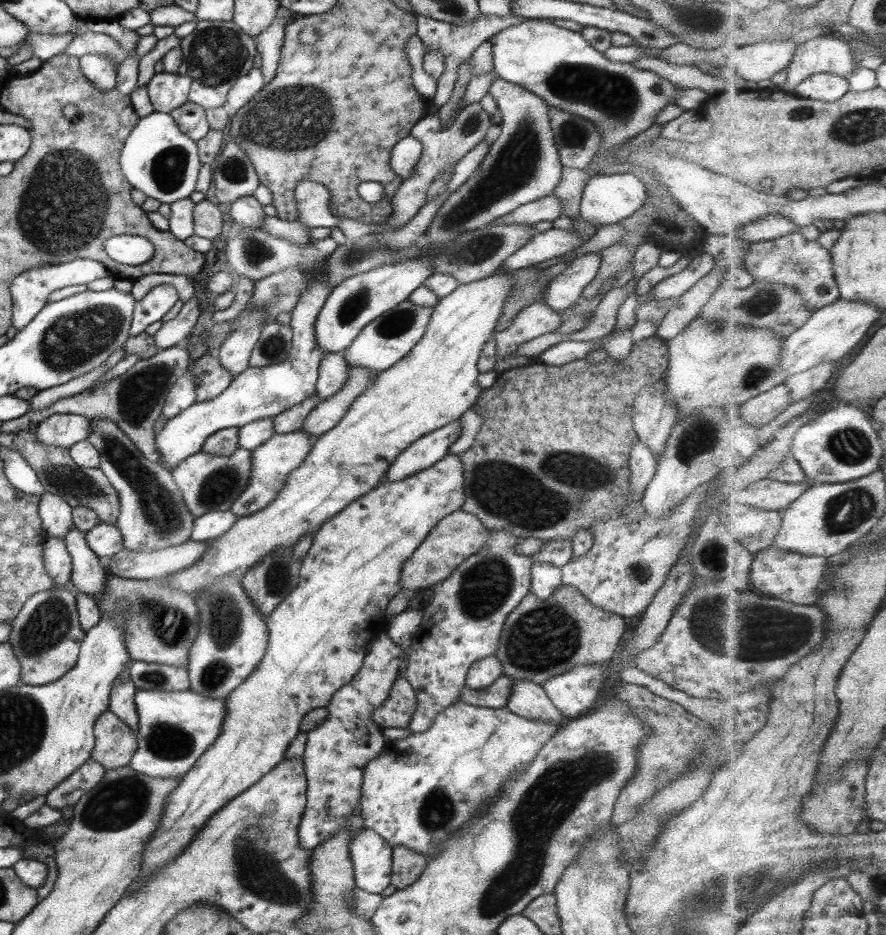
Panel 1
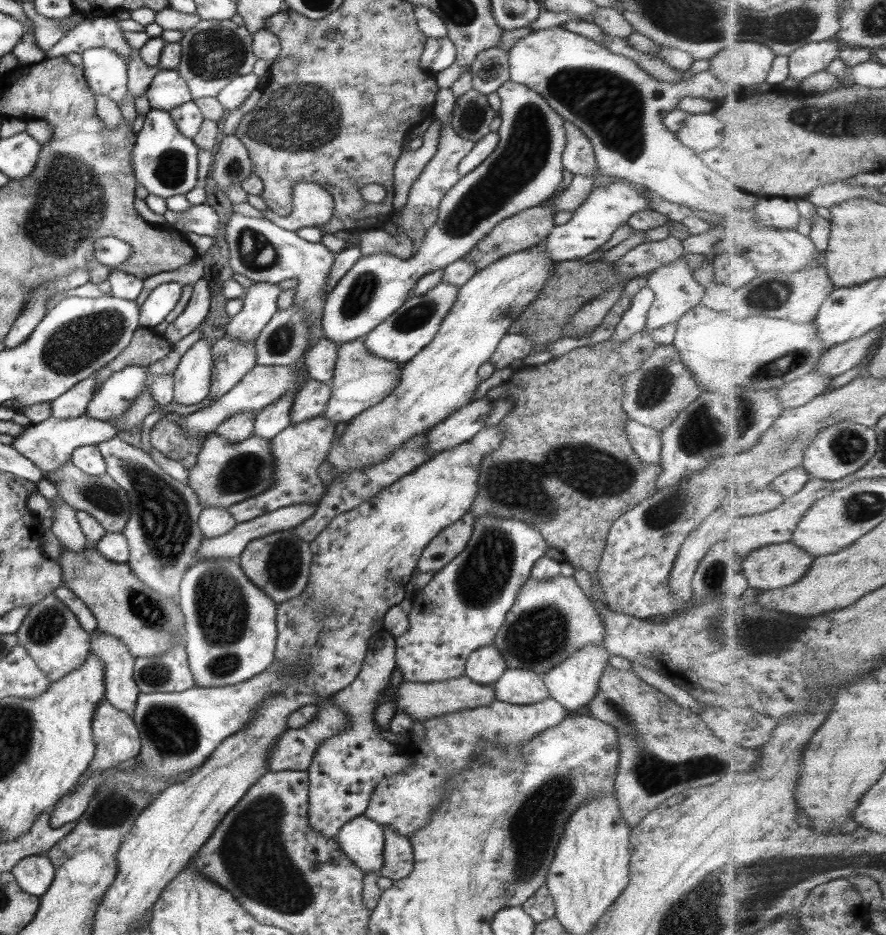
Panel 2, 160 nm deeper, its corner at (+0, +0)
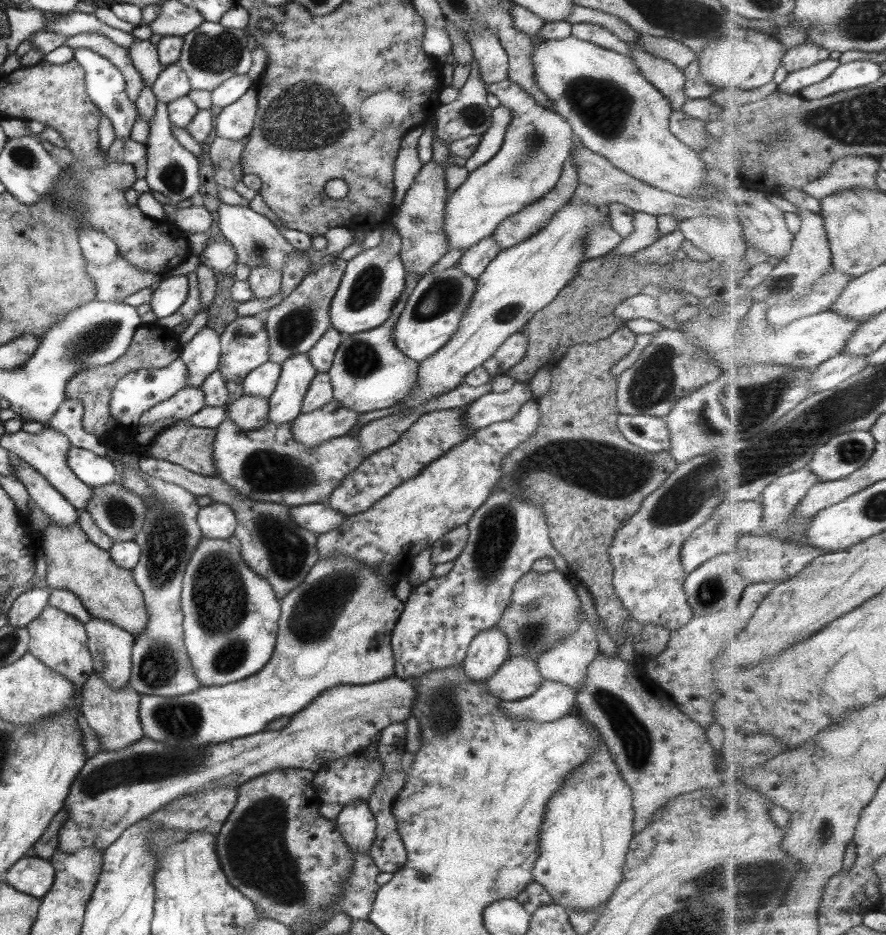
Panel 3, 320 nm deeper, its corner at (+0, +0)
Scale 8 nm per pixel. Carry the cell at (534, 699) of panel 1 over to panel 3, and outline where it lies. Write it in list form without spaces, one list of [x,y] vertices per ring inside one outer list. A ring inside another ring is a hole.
[[[524,656],[508,657],[483,686],[503,701],[527,698],[541,686],[541,675],[536,661]]]

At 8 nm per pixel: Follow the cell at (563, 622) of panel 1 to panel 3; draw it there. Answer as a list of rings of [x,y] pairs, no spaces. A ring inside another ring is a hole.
[[[555,569],[549,572],[529,570],[513,585],[509,602],[495,626],[507,637],[509,657],[524,656],[535,661],[544,650],[576,629],[576,616],[581,609],[567,576]]]

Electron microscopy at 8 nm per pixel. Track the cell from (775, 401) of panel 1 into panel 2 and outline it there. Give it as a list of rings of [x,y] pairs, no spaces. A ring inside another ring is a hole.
[[[817,371],[810,372],[781,386],[778,389],[779,402],[784,410],[808,404],[828,390],[831,380],[833,377],[826,377]]]

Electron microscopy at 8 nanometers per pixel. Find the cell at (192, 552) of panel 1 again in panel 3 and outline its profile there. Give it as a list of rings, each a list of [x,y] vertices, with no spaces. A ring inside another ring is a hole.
[[[303,503],[290,507],[290,515],[290,519],[297,523],[297,526],[315,536],[329,533],[329,530],[337,528],[347,517],[342,512],[321,503]]]

